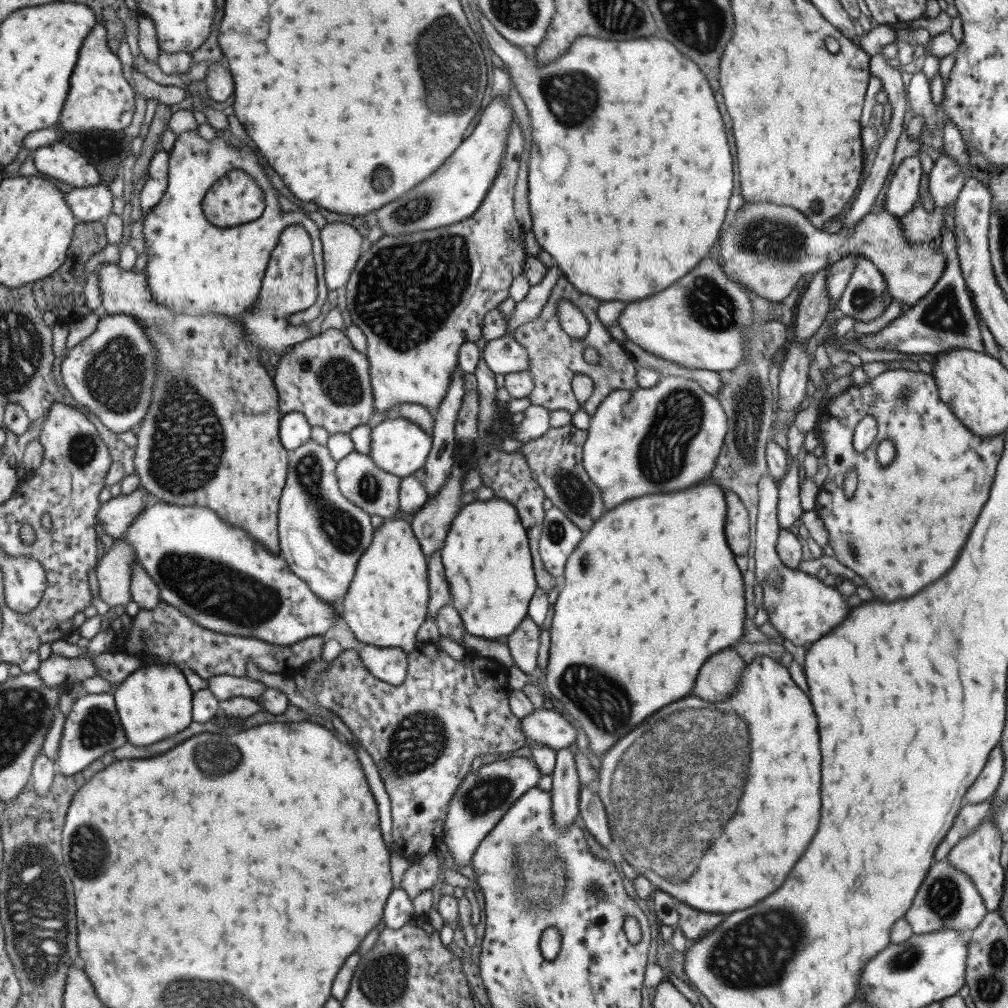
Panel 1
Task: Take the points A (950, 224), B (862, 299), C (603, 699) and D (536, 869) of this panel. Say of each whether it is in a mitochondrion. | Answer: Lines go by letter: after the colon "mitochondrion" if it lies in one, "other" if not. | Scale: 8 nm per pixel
A: other
B: mitochondrion
C: mitochondrion
D: mitochondrion

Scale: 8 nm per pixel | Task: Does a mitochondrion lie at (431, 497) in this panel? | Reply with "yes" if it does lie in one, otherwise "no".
no

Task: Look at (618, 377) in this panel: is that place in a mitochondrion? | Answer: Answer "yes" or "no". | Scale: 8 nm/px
no

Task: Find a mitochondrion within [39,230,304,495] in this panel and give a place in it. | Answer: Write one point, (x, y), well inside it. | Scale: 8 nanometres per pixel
(117, 377)

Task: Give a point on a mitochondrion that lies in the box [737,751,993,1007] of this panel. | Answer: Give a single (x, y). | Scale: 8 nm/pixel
(942, 896)

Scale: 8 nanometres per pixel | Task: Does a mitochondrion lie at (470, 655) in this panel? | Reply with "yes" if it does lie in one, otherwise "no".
no

